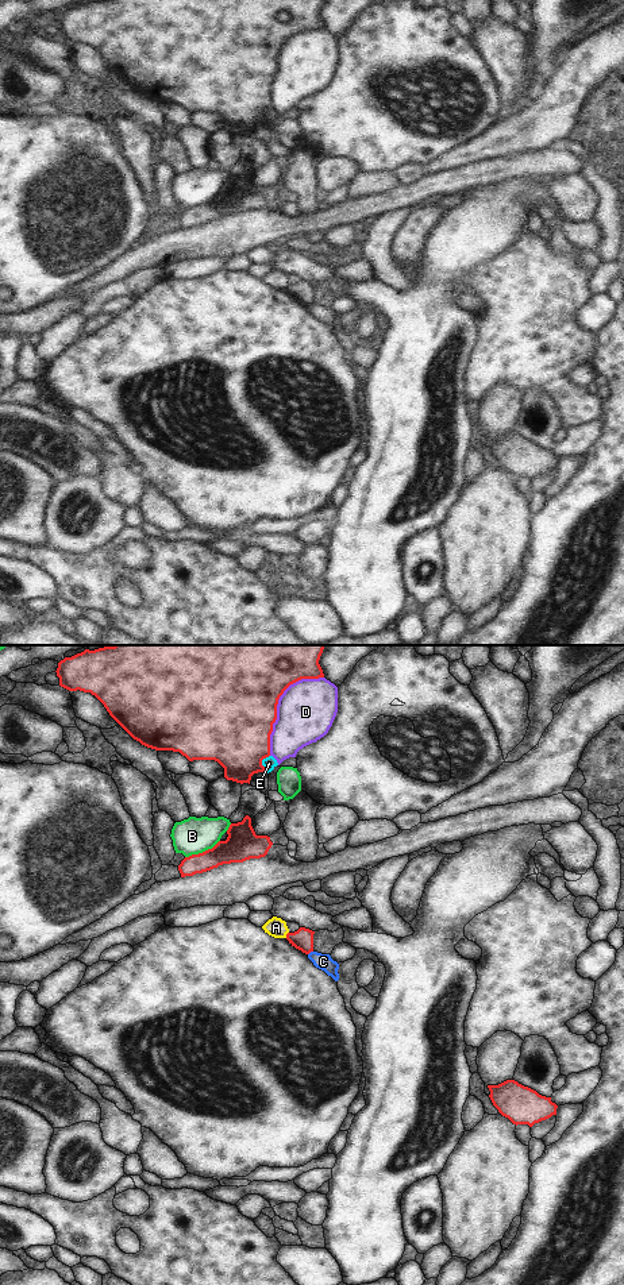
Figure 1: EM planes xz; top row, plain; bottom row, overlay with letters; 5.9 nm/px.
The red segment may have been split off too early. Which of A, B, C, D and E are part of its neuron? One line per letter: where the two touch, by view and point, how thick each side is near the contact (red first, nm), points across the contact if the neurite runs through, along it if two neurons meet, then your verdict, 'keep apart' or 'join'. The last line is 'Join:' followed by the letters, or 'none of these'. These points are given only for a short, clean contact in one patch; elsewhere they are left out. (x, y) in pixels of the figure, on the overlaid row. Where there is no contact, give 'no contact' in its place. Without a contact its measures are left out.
A: xz (287, 934) | 130/120 nm | along xz (288, 932), (285, 937) | keep apart
B: xz (203, 852) | 200/220 nm | keep apart
C: xz (309, 952) | 130/100 nm | along xz (312, 950), (308, 954) | keep apart
D: xz (277, 703) | 500/340 nm | keep apart
E: xz (261, 763) | 420/80 nm | keep apart
Join: none of these

